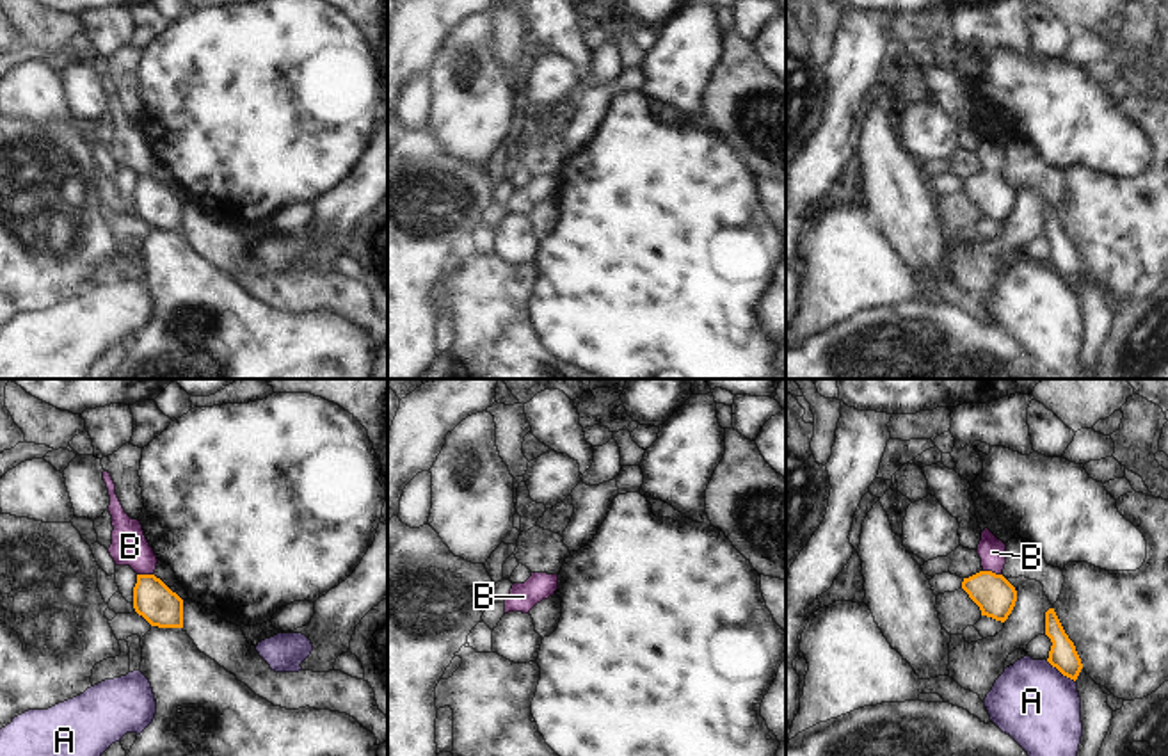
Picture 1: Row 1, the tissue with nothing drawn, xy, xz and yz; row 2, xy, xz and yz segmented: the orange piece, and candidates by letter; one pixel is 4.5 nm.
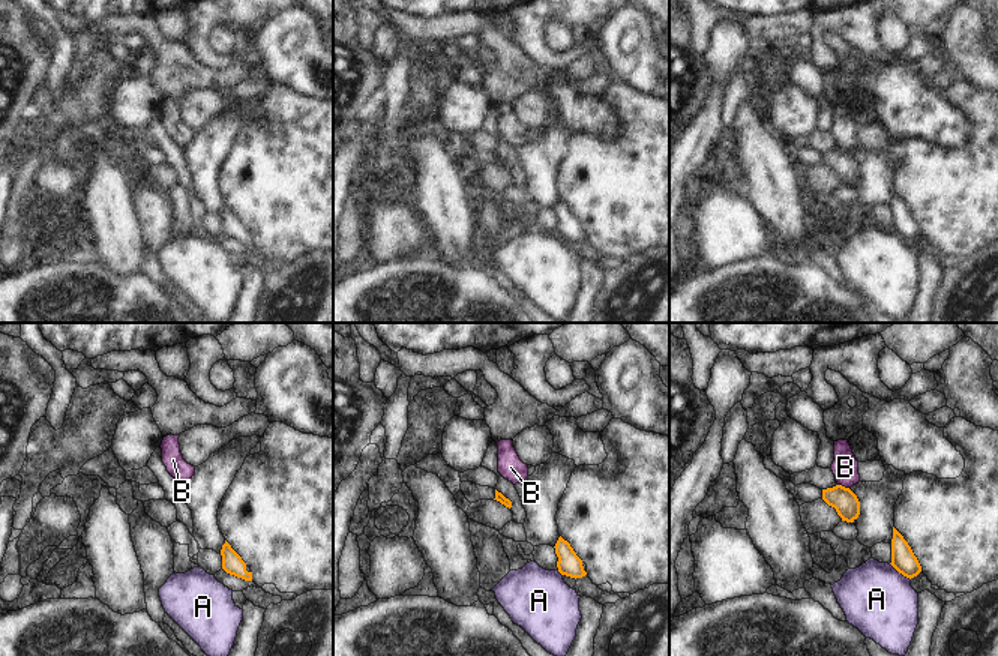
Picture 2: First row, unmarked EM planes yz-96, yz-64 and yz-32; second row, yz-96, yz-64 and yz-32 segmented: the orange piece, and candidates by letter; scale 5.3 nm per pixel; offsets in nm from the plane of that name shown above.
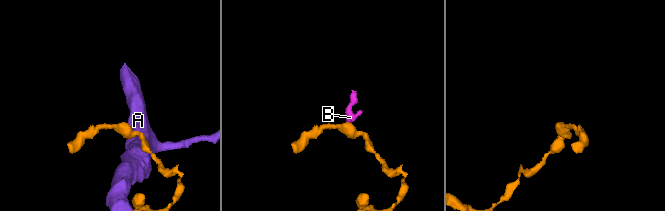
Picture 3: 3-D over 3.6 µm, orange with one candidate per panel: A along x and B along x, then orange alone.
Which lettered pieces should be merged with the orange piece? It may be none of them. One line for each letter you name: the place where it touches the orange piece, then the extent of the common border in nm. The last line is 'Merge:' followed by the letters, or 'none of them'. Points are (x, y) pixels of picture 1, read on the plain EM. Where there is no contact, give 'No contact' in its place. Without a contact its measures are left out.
B: Touches orange at yz (991, 173). Shared border 90 nm
Merge: B

